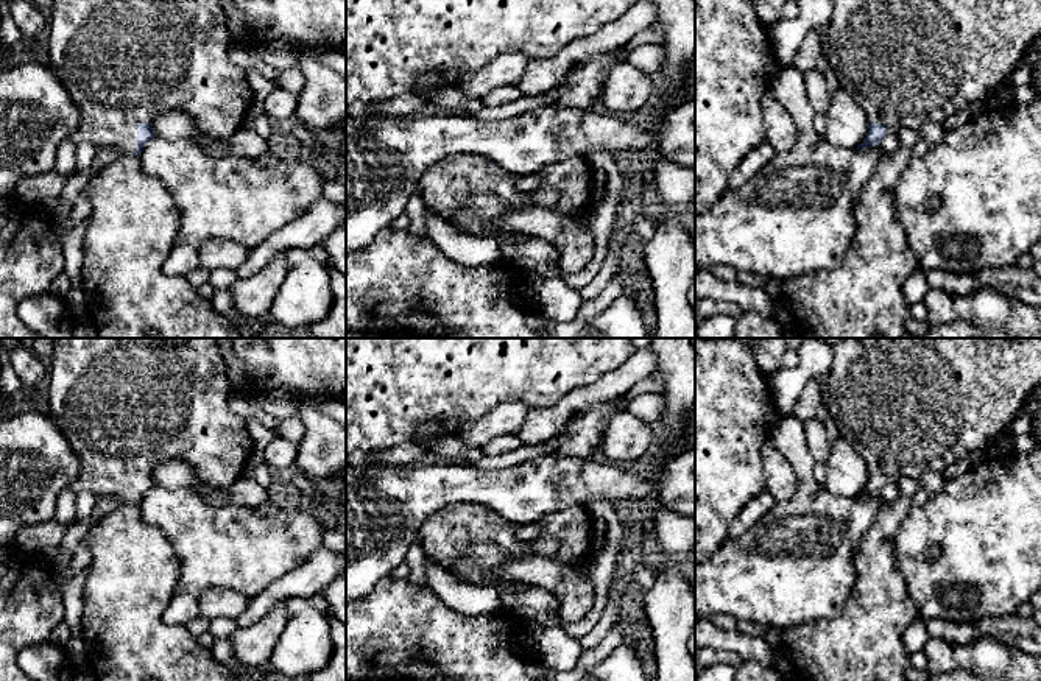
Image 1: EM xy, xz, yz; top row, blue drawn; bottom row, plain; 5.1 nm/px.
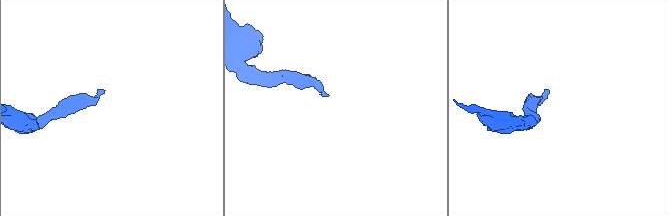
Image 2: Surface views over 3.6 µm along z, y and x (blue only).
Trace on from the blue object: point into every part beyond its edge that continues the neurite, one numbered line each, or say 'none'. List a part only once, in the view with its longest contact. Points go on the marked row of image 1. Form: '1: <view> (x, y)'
1: xy (123, 61)

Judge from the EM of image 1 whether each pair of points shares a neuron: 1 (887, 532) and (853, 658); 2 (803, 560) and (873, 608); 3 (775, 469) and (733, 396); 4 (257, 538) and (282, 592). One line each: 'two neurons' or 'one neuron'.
1: one neuron
2: two neurons
3: two neurons
4: two neurons

